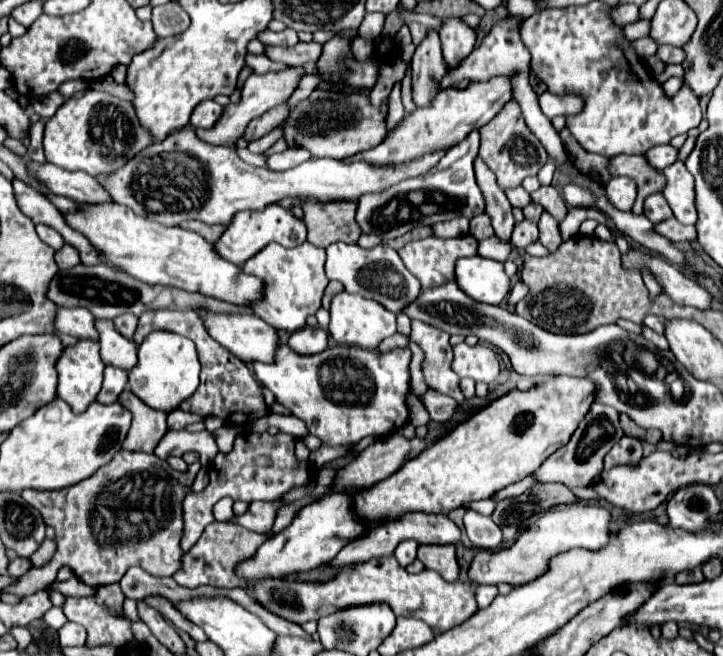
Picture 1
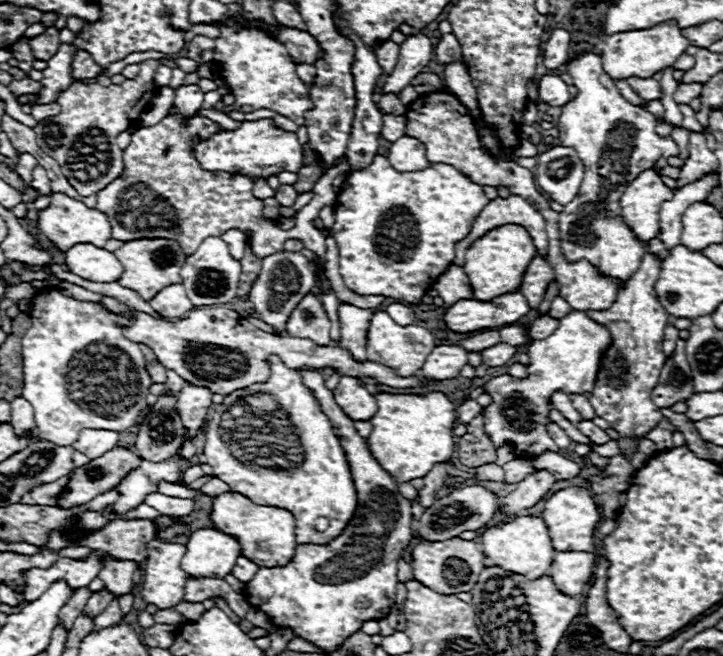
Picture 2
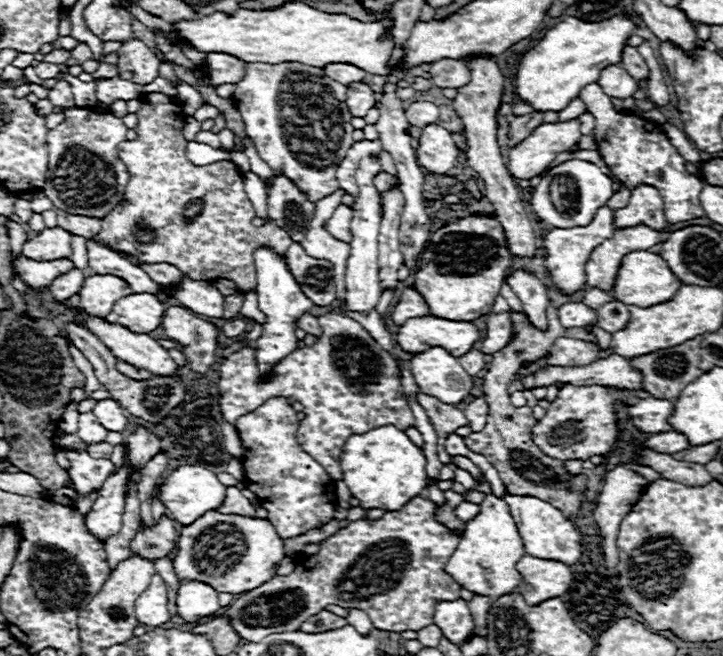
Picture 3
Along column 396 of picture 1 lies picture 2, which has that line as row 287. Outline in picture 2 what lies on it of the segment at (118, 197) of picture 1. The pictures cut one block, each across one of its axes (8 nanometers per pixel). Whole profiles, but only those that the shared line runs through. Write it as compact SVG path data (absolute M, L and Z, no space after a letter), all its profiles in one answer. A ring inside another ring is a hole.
M172 284L172 286L166 286L162 288L152 300L150 300L150 306L166 316L166 318L182 318L188 310L192 310L192 302L188 300L186 296L186 290L184 286L180 284Z

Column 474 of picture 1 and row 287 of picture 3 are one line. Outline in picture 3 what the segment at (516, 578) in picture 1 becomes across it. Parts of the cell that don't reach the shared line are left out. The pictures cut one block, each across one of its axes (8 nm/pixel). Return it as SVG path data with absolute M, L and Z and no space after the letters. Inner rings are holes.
M602 208L596 212L594 220L588 226L582 228L554 228L544 236L544 248L546 248L546 268L550 272L552 284L564 294L574 294L584 288L586 284L586 272L584 266L590 258L590 252L608 240L614 234L614 210Z

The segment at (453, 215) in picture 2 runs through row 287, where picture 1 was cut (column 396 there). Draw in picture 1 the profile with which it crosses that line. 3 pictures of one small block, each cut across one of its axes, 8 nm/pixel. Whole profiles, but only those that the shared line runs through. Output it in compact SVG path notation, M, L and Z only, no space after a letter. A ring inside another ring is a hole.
M280 346L274 364L254 362L254 374L260 384L272 390L276 400L288 408L296 418L304 420L310 434L322 440L322 446L348 446L356 444L366 436L386 438L400 430L410 420L408 412L408 392L410 392L410 348L392 350L366 350L356 346L332 346L318 354L298 354L288 346Z

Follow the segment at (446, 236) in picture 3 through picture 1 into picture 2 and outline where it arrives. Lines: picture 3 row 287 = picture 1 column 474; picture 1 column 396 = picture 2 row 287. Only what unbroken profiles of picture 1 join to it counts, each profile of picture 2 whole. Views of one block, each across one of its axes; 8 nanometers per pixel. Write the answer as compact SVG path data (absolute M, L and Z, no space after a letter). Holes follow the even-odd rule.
M504 224L504 226L498 226L496 230L486 232L468 248L466 262L462 266L466 270L466 276L470 278L474 298L486 302L486 298L496 298L498 294L516 290L530 264L530 258L534 258L536 254L538 252L532 244L530 234L518 224Z

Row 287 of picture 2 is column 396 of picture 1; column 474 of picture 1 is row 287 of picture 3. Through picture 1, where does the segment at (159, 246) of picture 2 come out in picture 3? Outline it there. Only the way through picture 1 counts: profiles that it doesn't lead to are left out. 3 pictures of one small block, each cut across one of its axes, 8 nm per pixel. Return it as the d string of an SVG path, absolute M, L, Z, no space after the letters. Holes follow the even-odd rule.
M94 274L84 280L82 290L78 292L80 308L90 316L104 318L106 314L110 314L114 302L130 292L132 288L122 278L116 278L112 274Z

